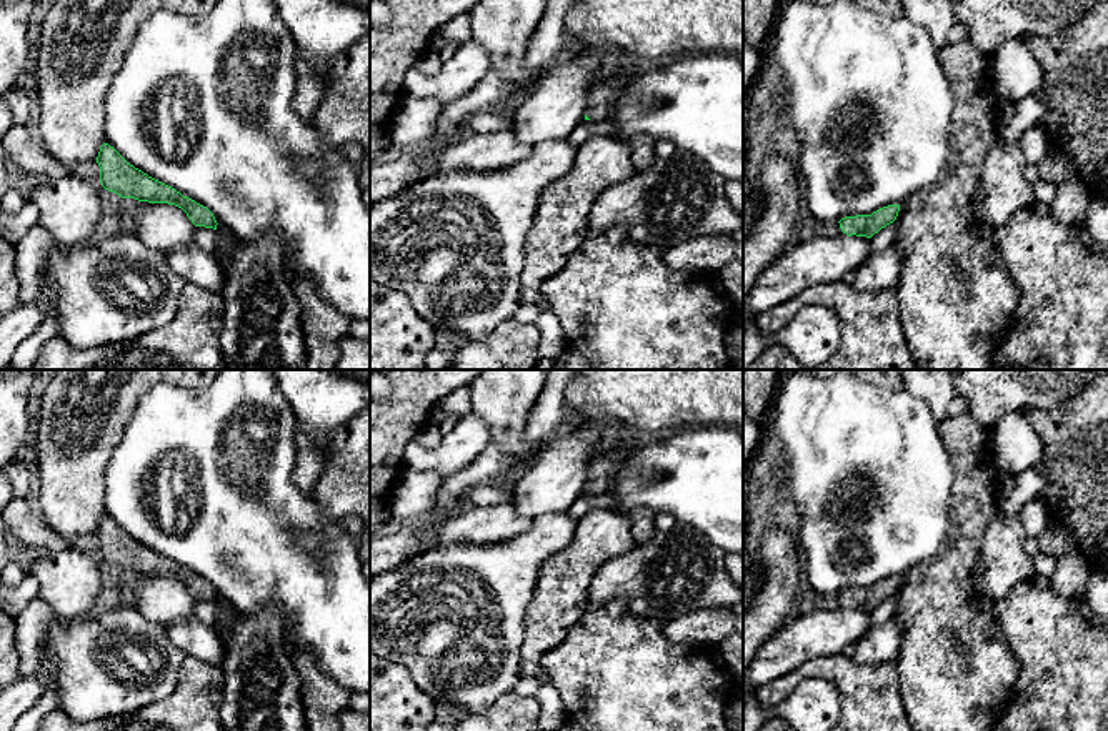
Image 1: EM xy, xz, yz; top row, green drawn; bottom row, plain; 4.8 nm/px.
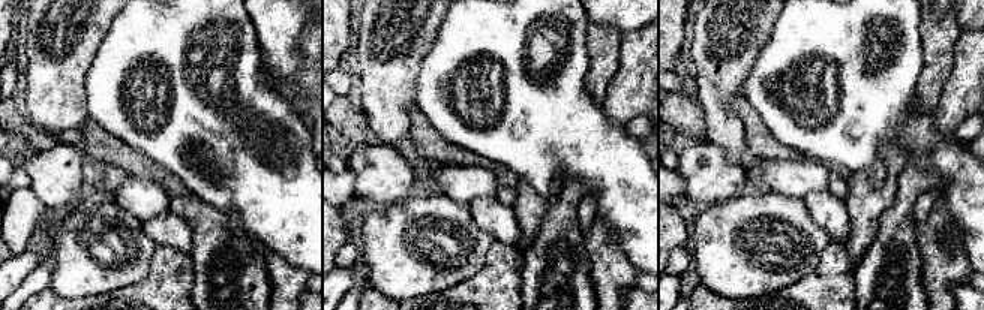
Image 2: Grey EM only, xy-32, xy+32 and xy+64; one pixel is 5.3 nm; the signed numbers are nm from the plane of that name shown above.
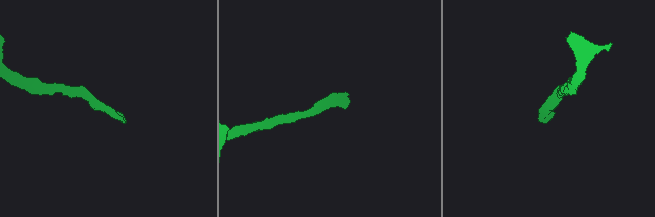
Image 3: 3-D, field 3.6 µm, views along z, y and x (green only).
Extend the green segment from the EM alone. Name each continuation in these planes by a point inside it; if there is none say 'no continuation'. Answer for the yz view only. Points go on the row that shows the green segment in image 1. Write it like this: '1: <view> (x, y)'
no continuation

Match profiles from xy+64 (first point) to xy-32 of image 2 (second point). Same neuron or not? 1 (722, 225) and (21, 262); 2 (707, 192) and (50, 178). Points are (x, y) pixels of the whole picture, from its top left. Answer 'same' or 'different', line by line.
1: different
2: same

